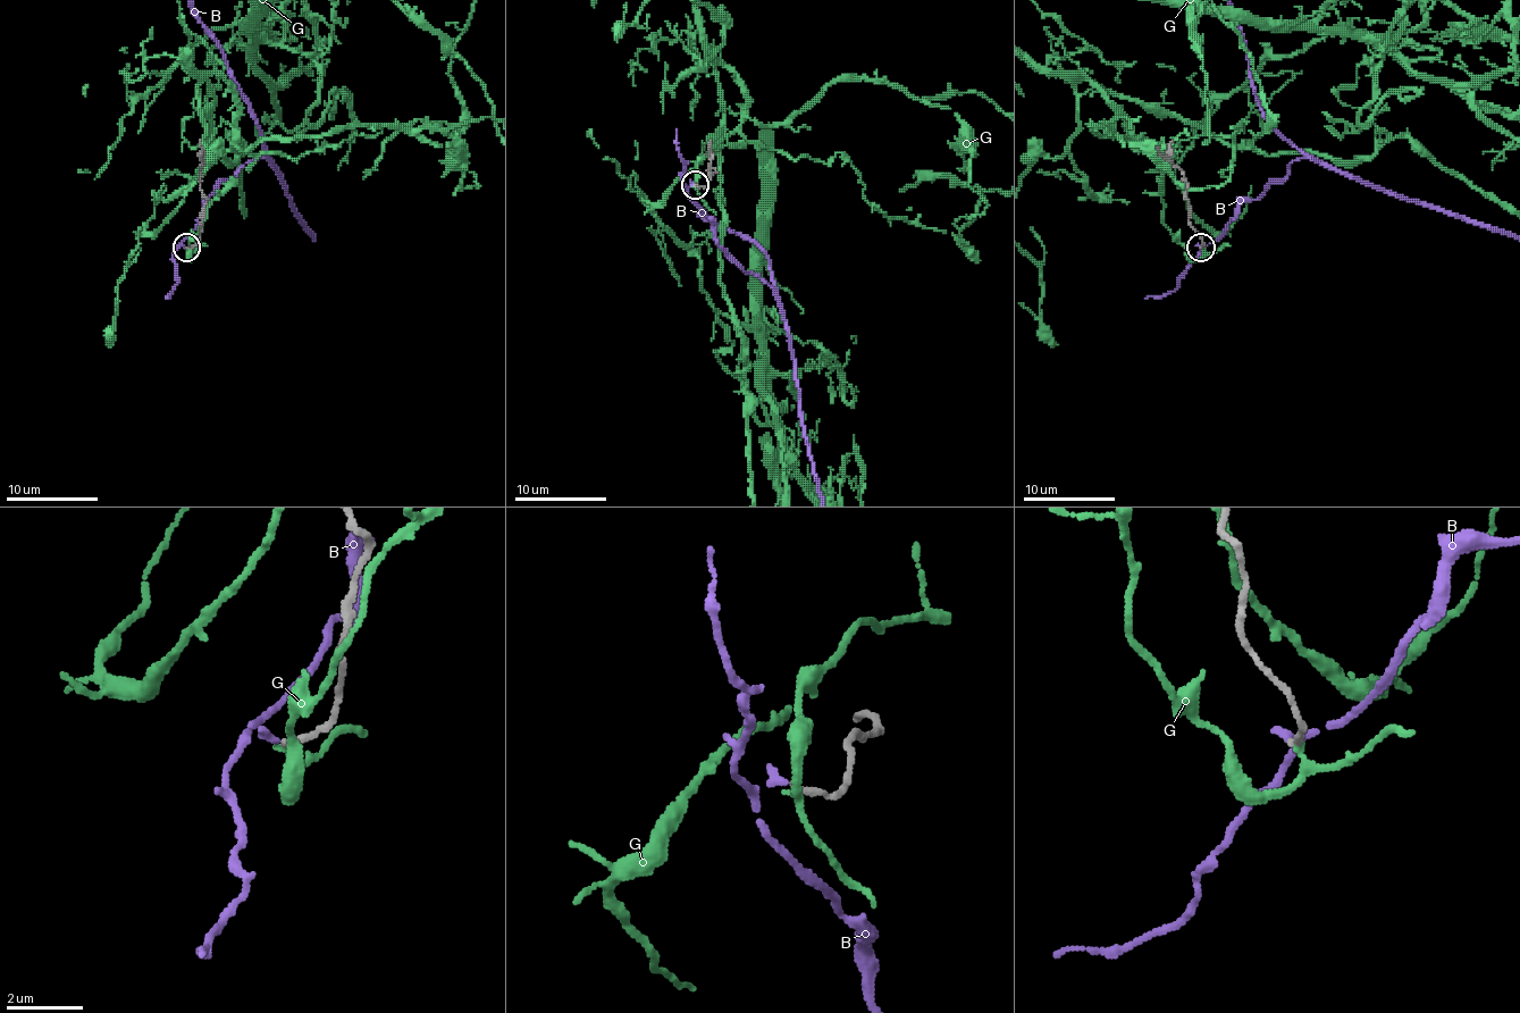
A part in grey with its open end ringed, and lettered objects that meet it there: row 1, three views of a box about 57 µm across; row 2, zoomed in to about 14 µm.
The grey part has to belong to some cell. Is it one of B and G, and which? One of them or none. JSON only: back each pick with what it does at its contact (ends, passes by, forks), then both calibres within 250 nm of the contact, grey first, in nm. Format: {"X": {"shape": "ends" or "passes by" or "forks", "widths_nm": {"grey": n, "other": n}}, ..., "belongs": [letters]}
{"B": {"shape": "passes by", "widths_nm": {"grey": 150, "other": 140}}, "belongs": ["B"]}

